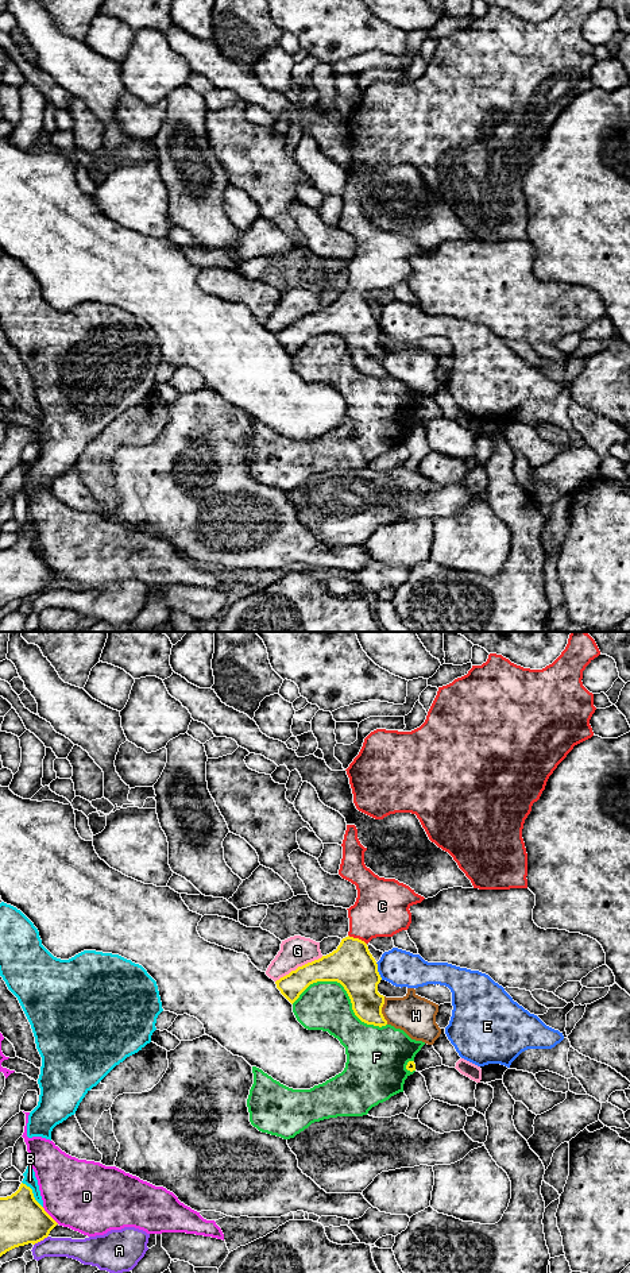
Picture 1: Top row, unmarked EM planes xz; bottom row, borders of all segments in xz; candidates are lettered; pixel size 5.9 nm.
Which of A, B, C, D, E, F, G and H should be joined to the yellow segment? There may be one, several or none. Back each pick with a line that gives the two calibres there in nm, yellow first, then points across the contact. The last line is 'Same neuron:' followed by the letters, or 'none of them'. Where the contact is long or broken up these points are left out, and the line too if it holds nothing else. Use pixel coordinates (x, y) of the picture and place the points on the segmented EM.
C: Thickness 260 nm (yellow) against 320 nm. Path across: xz (352, 965), (352, 949), (358, 938), (364, 924), (382, 906)
Same neuron: C

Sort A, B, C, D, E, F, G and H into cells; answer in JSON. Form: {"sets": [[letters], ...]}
{"sets": [["A"], ["B"], ["C"], ["D"], ["E"], ["F"], ["G"], ["H"]]}

